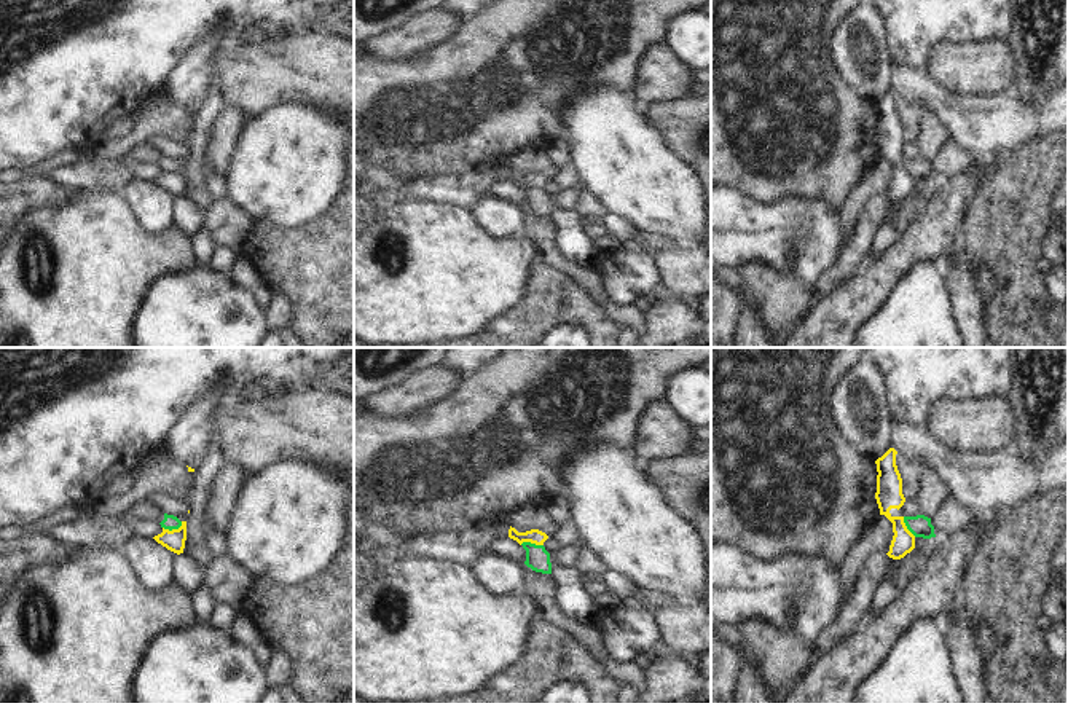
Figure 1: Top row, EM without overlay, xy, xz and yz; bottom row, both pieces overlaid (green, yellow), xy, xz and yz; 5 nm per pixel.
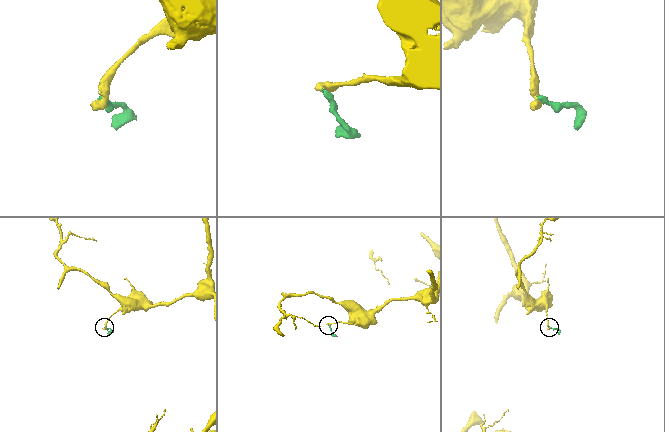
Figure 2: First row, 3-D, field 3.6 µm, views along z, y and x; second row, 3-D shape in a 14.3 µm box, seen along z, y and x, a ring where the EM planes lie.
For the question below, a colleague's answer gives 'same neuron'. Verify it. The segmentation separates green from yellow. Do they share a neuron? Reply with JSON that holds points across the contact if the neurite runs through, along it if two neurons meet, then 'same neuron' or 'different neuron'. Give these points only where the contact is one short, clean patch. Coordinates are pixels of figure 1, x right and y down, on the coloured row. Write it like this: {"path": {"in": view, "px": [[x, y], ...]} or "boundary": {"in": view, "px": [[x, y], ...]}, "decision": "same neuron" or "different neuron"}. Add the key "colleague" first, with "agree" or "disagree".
{"colleague": "disagree", "boundary": {"in": "xy", "px": [[182, 522], [177, 528], [163, 528]]}, "decision": "different neuron"}

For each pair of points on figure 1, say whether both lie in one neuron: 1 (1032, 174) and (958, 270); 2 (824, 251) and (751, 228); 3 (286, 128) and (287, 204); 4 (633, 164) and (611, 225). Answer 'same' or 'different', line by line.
1: different
2: same
3: same
4: different

